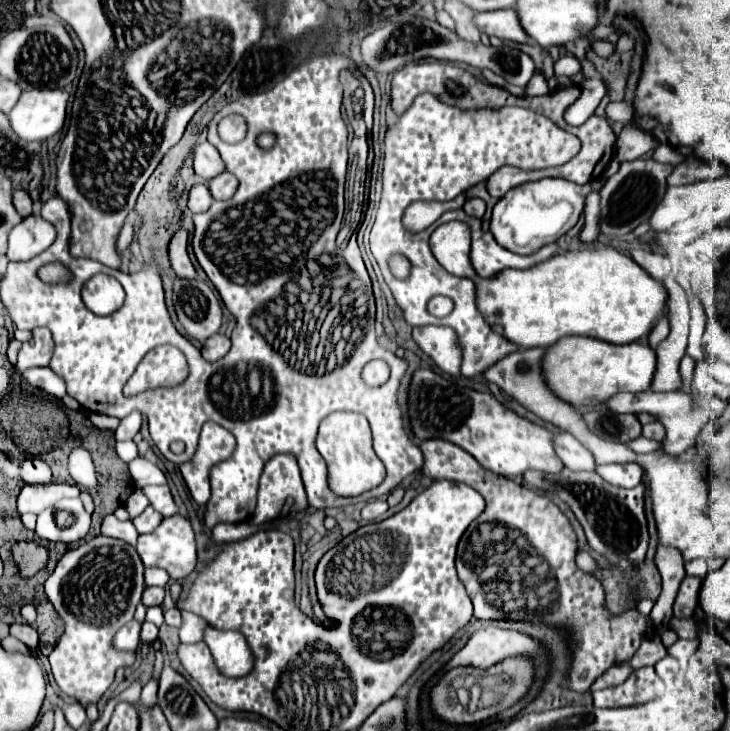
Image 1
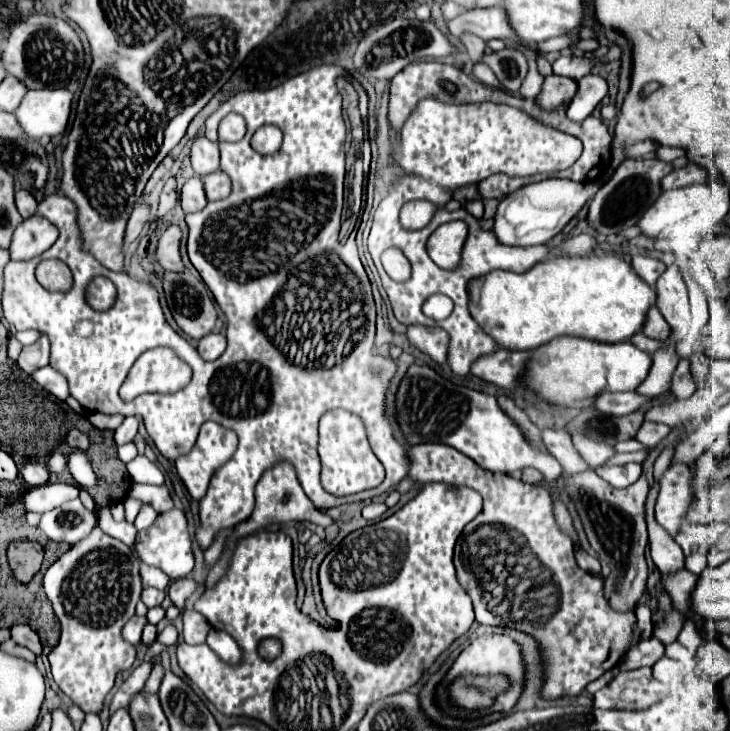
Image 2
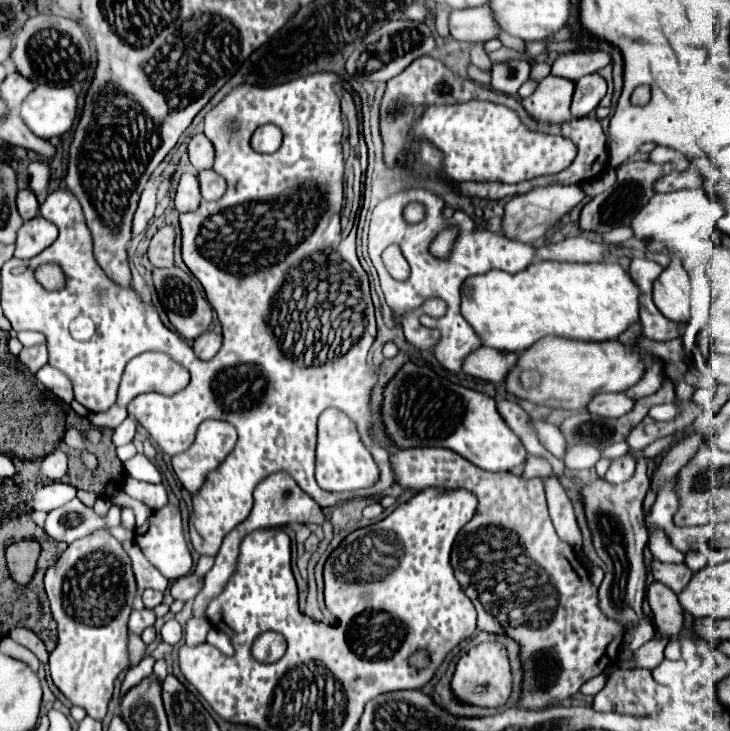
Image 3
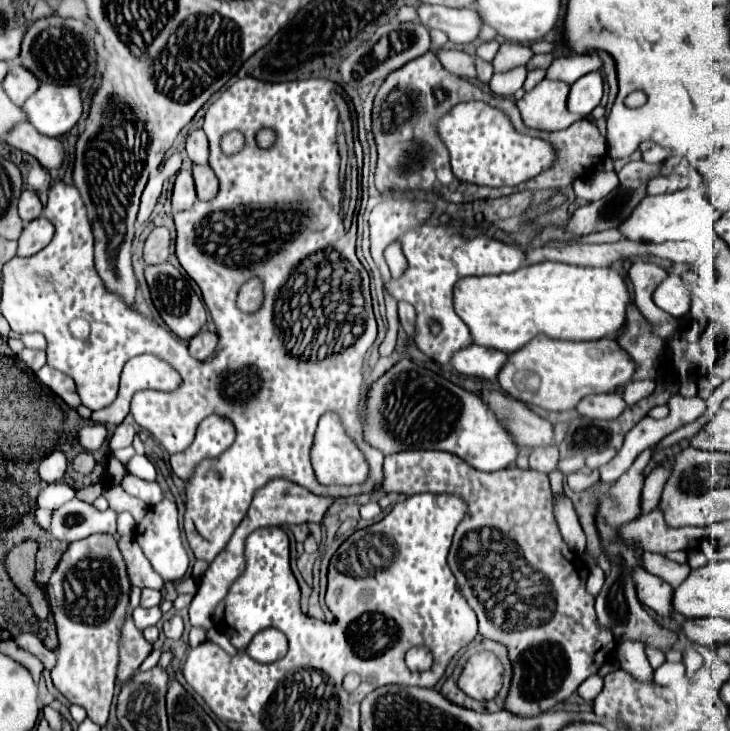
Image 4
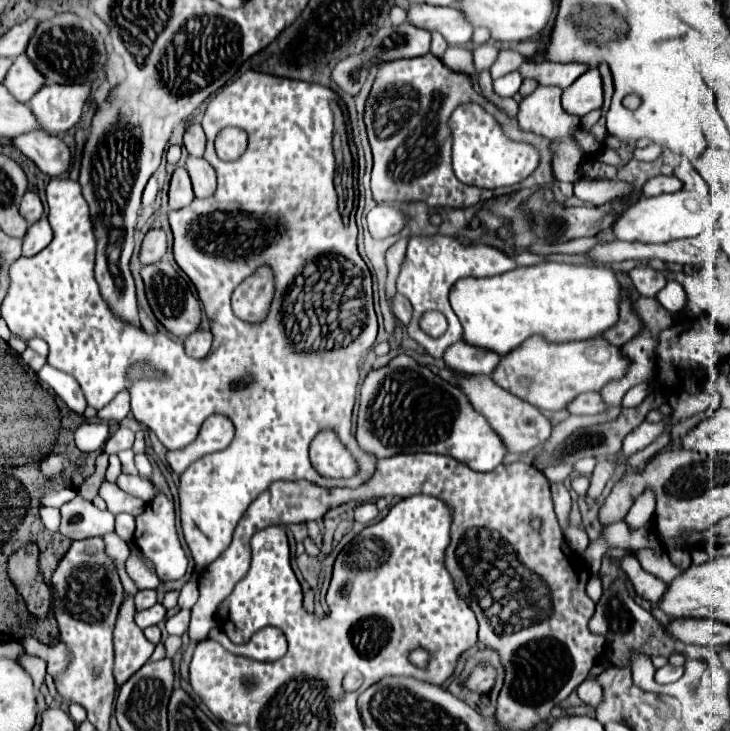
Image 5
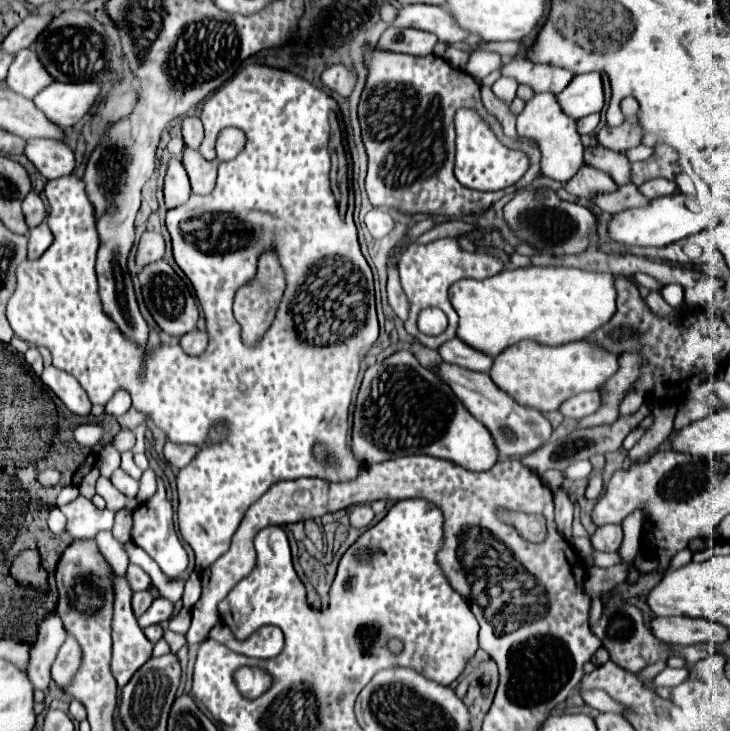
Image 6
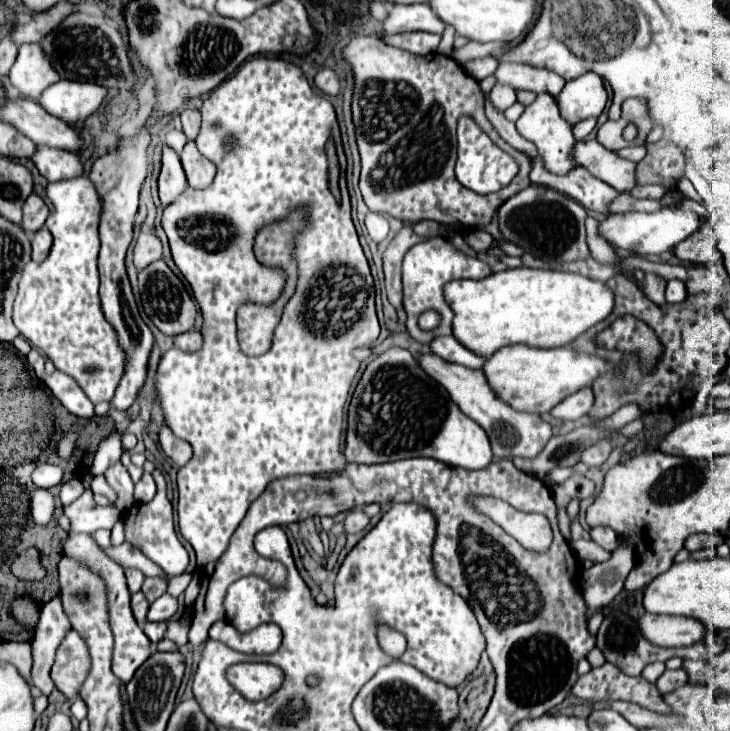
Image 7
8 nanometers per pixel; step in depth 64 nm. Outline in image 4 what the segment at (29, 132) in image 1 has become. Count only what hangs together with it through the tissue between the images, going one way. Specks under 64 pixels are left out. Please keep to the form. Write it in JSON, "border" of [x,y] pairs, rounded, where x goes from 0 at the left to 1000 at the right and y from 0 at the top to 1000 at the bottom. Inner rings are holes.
{"border":[[[55,115],[30,148],[38,167],[55,183],[79,189],[90,183],[112,159],[110,123],[104,118]]]}

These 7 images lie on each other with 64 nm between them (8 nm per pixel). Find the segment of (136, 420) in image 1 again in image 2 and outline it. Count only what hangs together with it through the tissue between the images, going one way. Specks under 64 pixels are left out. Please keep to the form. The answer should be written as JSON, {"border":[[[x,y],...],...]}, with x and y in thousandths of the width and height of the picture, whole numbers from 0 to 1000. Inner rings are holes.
{"border":[[[175,569],[175,572],[170,572],[170,577],[159,585],[159,591],[156,591],[156,602],[159,602],[159,607],[181,605],[184,596],[186,596],[186,591],[189,591],[189,572]]]}

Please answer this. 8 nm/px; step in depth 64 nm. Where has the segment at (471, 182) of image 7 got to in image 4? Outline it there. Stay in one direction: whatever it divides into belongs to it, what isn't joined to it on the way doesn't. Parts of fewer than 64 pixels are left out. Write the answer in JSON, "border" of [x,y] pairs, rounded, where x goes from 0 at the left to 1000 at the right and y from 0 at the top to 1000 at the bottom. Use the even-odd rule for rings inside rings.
{"border":[[[666,140],[625,142],[597,167],[597,178],[616,208],[622,241],[647,252],[710,254],[756,230],[767,213],[753,194],[710,181],[693,153]]]}

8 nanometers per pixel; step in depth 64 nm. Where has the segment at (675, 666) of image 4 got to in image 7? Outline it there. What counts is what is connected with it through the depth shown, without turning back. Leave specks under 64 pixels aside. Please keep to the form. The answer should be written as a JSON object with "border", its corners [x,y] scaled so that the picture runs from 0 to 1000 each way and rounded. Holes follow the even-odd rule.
{"border":[[[932,914],[932,917],[912,917],[912,919],[899,930],[899,941],[901,941],[907,949],[912,949],[912,947],[921,947],[921,944],[937,938],[940,933],[942,933],[942,922],[940,922],[937,914]]]}

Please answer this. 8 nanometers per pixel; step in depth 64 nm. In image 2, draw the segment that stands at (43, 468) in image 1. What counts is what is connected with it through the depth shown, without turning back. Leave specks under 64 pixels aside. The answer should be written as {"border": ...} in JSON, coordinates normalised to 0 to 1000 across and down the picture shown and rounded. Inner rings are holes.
{"border":[[[38,632],[38,635],[30,640],[27,651],[33,654],[33,659],[36,659],[38,665],[52,665],[52,662],[68,659],[68,646],[66,646],[63,637],[55,635],[55,632]]]}

